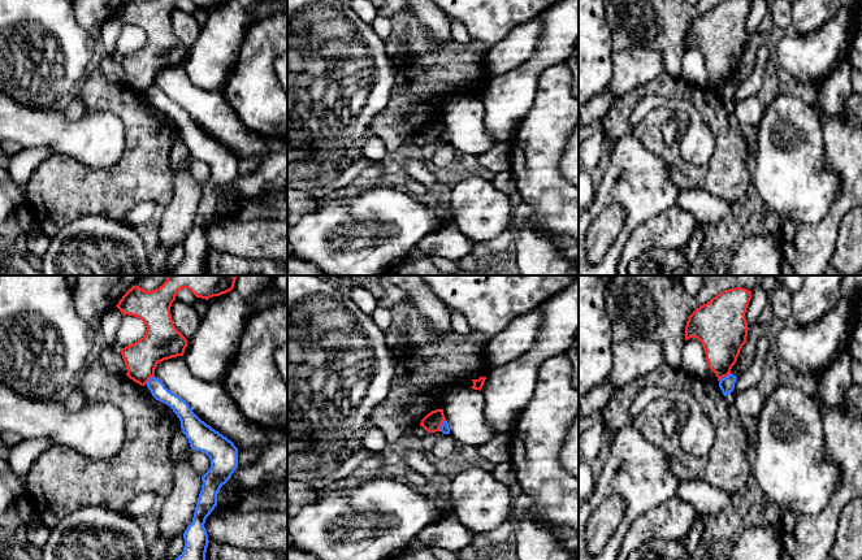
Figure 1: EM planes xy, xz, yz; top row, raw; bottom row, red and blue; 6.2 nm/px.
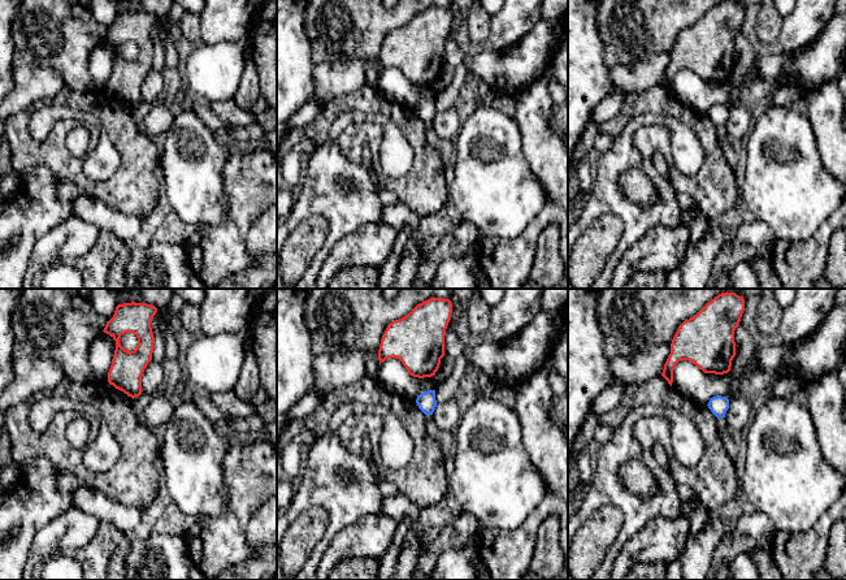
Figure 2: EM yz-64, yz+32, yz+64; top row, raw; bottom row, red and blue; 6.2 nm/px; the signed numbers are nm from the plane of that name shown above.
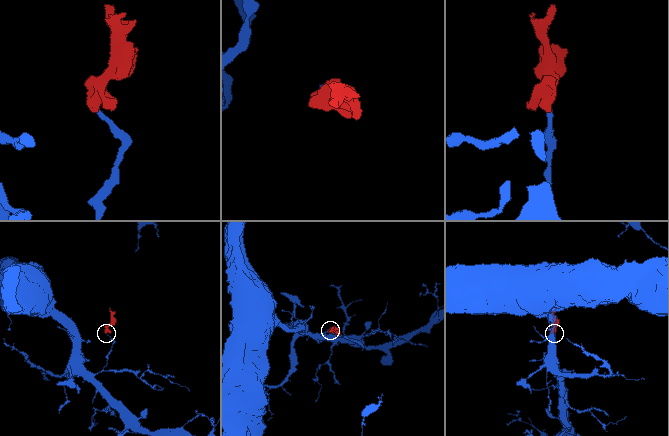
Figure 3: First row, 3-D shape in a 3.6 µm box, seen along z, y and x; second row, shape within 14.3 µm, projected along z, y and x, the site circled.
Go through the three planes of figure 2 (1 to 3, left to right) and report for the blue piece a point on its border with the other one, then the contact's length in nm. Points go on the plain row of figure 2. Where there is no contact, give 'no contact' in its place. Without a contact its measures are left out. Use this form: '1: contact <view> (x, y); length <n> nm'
1: no contact
2: no contact
3: no contact

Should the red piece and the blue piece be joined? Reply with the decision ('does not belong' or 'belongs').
does not belong

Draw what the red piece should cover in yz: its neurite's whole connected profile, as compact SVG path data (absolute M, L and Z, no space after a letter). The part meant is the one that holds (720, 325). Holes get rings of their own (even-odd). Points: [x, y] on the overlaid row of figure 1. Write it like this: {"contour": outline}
{"contour": "M736 287L725 290L697 308L688 318L685 340L697 338L705 350L709 368L718 381L731 374L742 346L746 343L746 308L751 291Z"}

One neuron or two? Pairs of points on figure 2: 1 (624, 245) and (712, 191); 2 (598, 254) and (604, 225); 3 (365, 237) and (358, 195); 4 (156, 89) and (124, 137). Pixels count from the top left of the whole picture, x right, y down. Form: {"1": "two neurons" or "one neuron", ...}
{"1": "two neurons", "2": "one neuron", "3": "two neurons", "4": "two neurons"}

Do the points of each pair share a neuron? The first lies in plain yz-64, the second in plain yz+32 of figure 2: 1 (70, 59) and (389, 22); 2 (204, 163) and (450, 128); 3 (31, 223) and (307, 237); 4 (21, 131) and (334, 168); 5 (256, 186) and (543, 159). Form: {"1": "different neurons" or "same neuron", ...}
{"1": "same neuron", "2": "different neurons", "3": "different neurons", "4": "different neurons", "5": "same neuron"}

